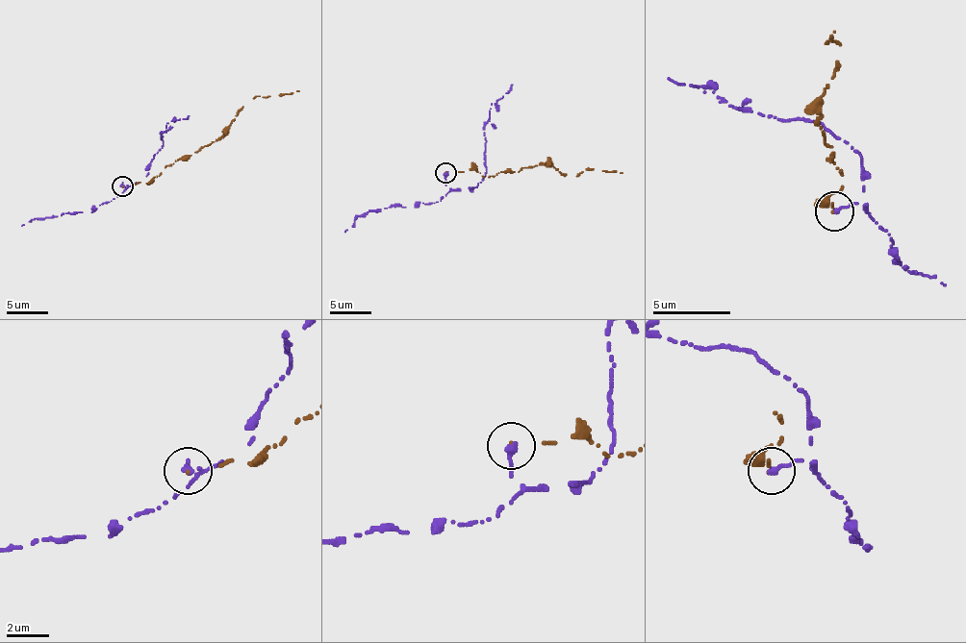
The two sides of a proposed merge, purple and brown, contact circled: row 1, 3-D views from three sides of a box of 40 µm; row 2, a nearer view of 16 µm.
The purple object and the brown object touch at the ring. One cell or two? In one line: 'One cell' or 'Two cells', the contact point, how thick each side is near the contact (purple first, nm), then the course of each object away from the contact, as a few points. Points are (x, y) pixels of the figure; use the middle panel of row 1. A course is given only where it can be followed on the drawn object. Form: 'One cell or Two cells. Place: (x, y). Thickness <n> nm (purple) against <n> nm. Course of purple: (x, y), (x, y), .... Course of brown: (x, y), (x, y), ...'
Two cells. Place: (445, 173). Thickness 320 nm (purple) against 70 nm. Course of purple: (445, 173), (445, 185), (458, 189), (476, 187), (482, 180), (491, 103), (512, 84). Course of brown: (445, 171), (472, 169), (485, 177), (501, 171), (551, 165), (566, 175), (576, 175), (586, 169), (622, 173)

